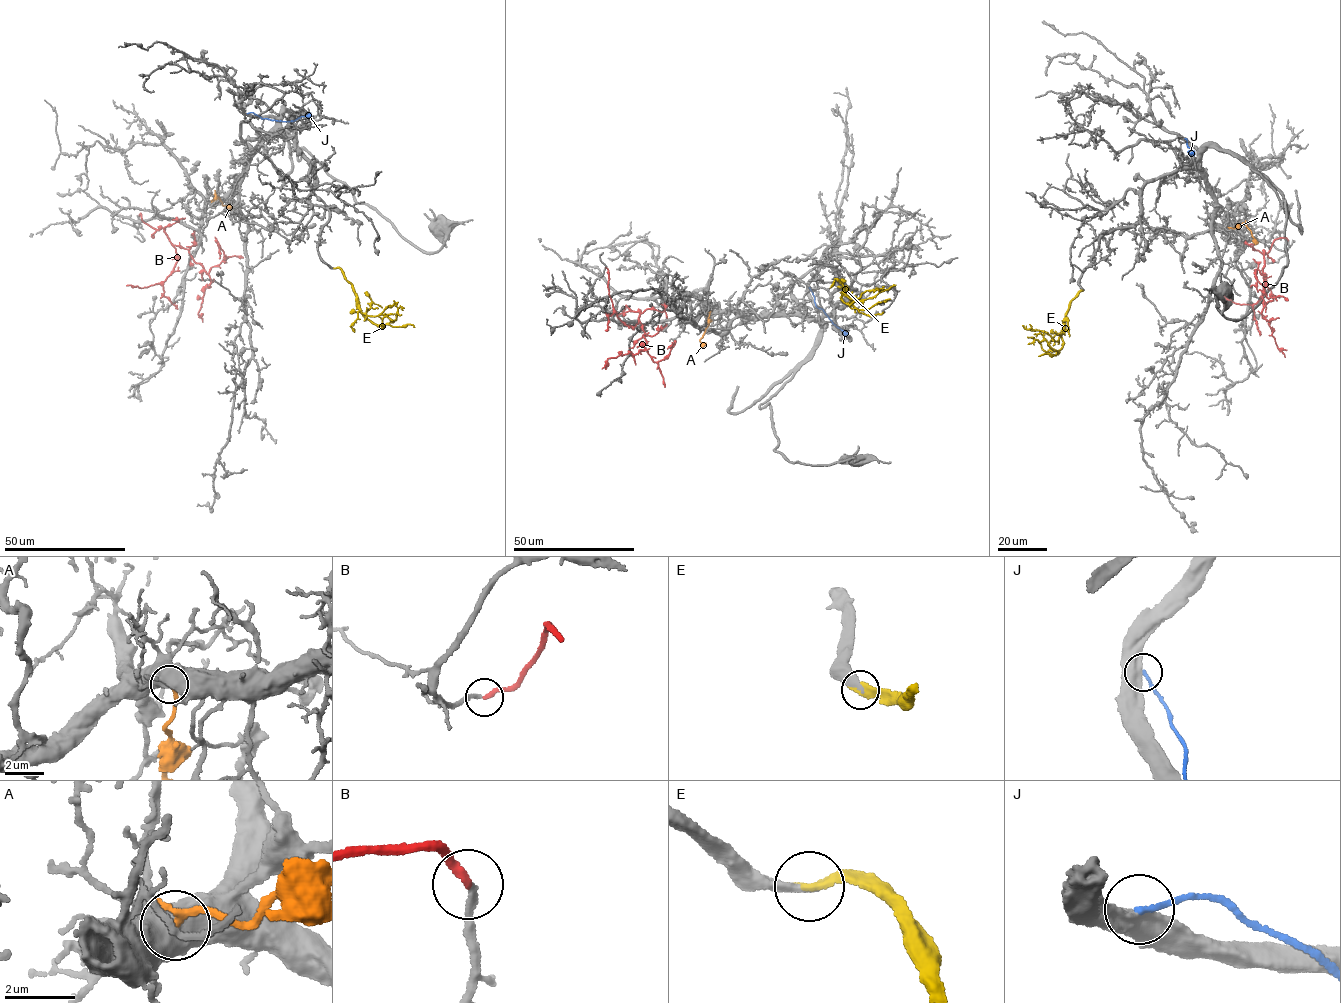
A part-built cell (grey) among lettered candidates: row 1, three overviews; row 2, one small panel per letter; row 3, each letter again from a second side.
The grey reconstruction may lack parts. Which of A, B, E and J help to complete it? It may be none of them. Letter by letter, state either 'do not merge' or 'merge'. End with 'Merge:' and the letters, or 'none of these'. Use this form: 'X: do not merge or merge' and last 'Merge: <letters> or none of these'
A: merge
B: do not merge
E: merge
J: do not merge
Merge: A, E

